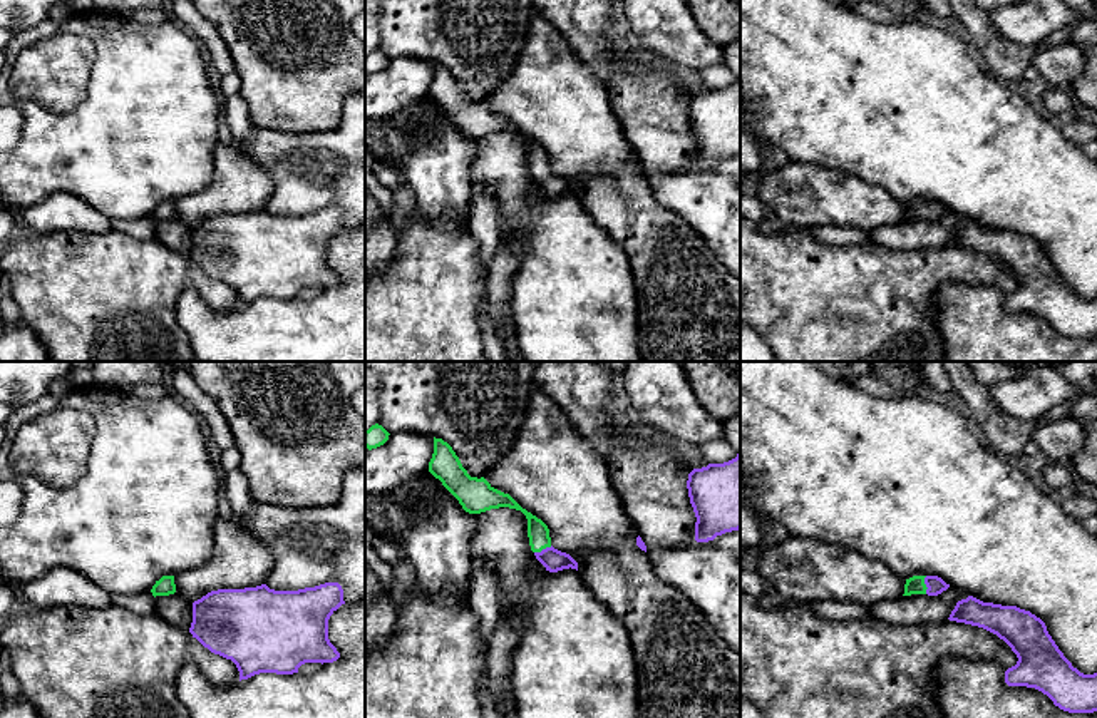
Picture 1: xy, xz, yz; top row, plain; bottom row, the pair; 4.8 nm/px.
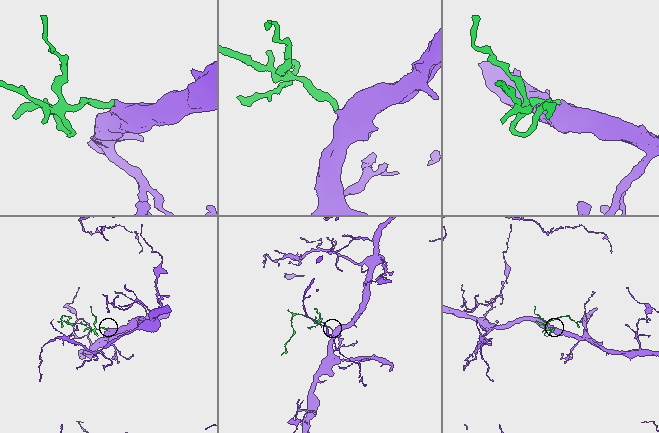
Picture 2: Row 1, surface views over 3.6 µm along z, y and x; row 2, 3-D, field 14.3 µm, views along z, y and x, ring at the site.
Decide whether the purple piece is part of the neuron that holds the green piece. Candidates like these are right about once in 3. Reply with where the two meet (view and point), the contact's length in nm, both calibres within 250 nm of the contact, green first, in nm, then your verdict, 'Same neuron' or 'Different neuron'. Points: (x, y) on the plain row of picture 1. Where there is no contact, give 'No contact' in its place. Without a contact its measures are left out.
Touches green at yz (925, 210). Shared border 90 nm. Thickness 90 nm (green) against 90 nm. Same neuron

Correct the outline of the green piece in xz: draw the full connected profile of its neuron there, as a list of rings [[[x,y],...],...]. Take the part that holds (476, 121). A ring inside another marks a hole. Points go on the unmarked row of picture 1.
[[[434,62],[429,97],[442,107],[469,139],[499,132],[521,136],[528,144],[531,176],[546,196],[558,197],[569,192],[578,196],[578,187],[569,179],[551,171],[549,154],[541,144],[523,134],[509,119],[494,114],[484,102],[471,102],[452,72],[442,64]]]

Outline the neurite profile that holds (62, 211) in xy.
[[[55,192],[20,213],[27,231],[37,234],[59,231],[106,233],[112,229],[109,218],[70,192]]]

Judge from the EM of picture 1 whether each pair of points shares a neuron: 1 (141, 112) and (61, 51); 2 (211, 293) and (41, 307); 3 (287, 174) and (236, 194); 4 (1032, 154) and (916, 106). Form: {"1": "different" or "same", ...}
{"1": "different", "2": "same", "3": "different", "4": "same"}

